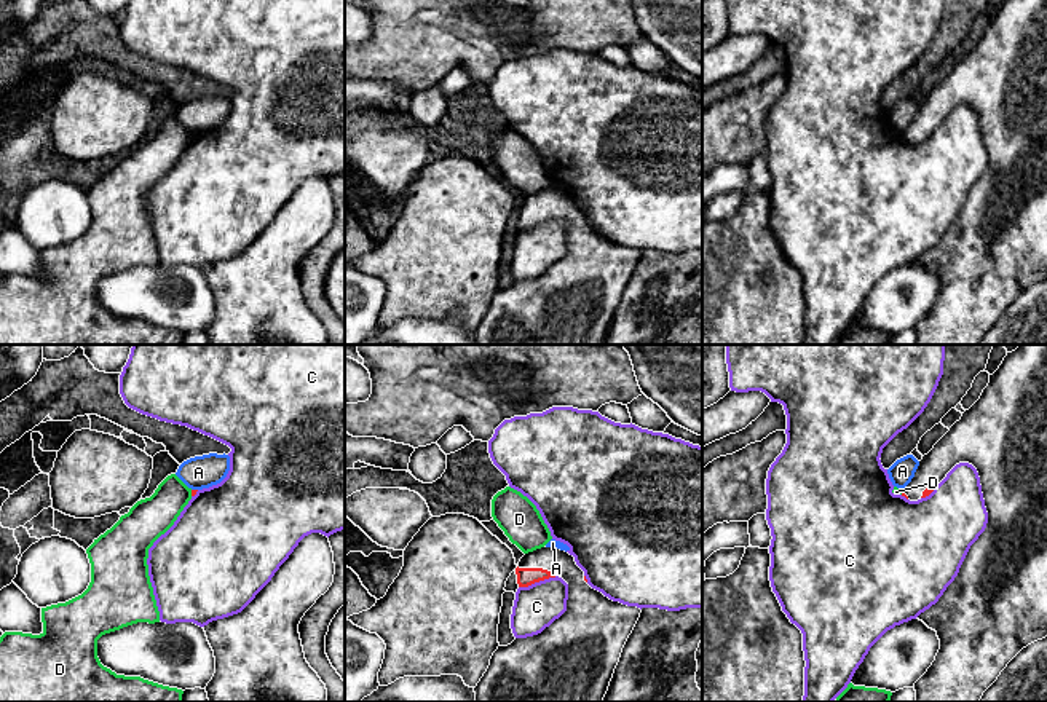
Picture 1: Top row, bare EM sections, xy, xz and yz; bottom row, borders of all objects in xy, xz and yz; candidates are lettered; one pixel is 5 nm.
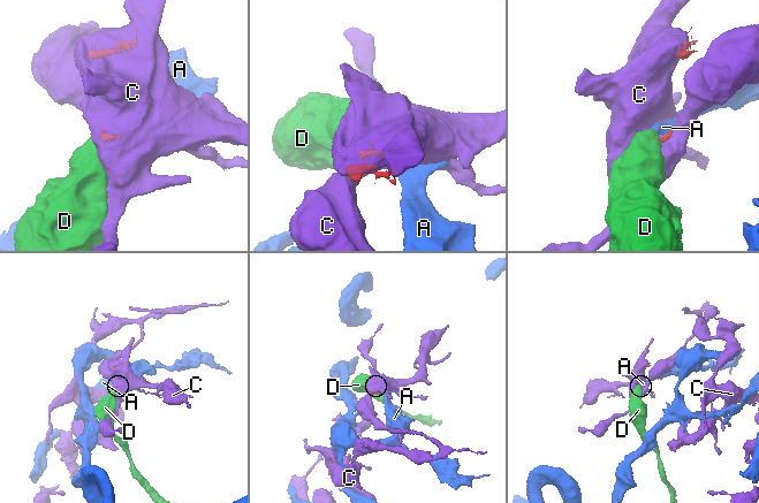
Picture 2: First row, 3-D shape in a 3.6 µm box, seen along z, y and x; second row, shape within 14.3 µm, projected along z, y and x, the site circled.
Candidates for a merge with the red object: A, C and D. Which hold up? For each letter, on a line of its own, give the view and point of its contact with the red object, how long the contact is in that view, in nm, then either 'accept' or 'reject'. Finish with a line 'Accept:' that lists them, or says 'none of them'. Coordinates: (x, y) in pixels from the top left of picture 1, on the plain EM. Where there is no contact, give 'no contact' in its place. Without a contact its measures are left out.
A: xy (195, 133) | 30 nm | reject
C: xz (538, 224) | 220 nm | reject
D: xy (192, 136) | 30 nm | reject
Accept: none of them

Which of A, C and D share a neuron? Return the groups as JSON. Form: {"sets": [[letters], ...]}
{"sets": [["A"], ["C"], ["D"]]}

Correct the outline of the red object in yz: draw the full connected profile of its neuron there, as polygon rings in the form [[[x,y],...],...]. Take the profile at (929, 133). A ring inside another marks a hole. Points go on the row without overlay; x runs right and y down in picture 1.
[[[1004,0],[980,41],[923,99],[902,139],[910,144],[929,139],[959,105],[969,105],[978,115],[988,166],[954,223],[935,247],[916,260],[940,282],[935,303],[913,329],[916,345],[980,345],[1023,290],[1047,279],[1047,0]]]

